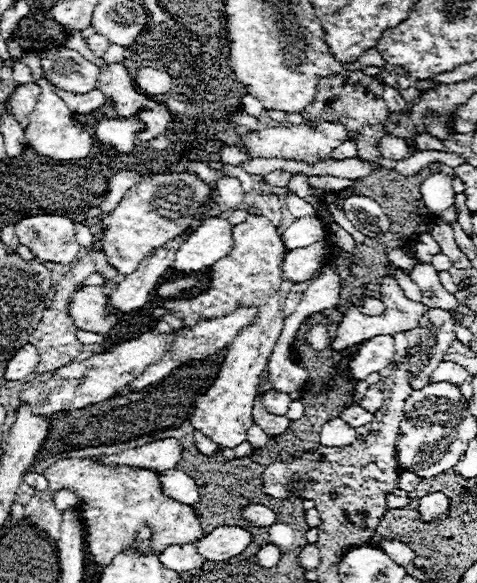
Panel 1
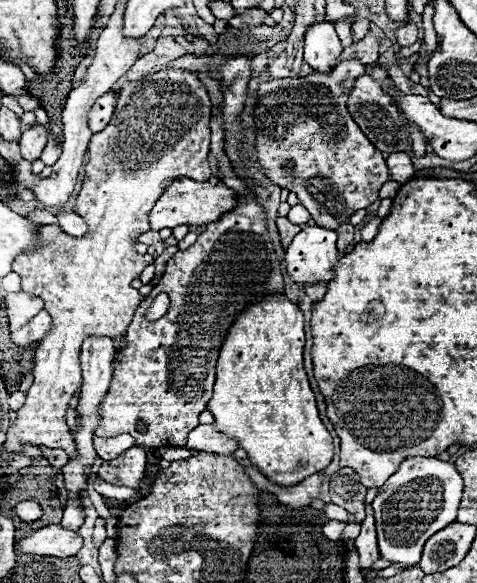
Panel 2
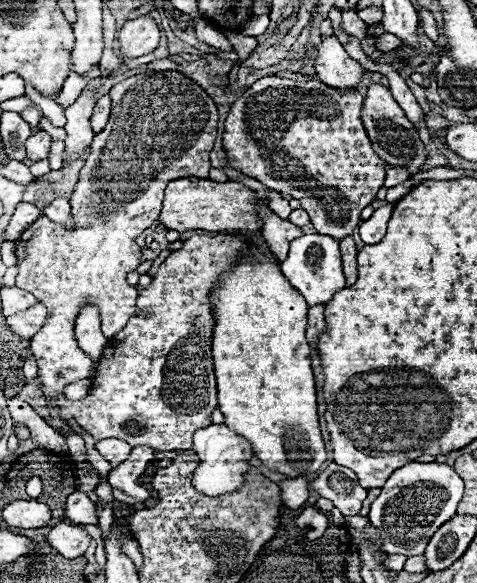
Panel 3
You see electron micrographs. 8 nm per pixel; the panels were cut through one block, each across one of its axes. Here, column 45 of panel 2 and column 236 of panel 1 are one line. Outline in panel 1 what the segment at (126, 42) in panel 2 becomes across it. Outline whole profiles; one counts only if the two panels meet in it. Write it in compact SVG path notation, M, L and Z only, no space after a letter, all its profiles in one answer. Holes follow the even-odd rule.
M224 176L224 178L220 178L220 180L218 180L216 188L218 188L216 206L214 206L212 210L208 210L208 212L206 212L206 218L210 218L210 216L220 216L224 210L238 206L238 204L244 200L244 192L242 192L240 182L238 182L236 178Z

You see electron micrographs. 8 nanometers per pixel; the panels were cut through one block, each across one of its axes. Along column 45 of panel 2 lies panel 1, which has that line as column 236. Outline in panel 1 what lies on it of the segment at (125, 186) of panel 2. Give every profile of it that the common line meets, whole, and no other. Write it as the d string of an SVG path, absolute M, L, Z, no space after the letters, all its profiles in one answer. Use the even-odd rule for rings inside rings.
M246 220L242 224L236 226L236 234L234 234L234 248L232 252L226 256L226 258L220 258L220 262L214 262L210 266L212 274L210 274L210 284L208 284L208 290L204 290L202 294L190 298L190 300L180 300L180 298L174 298L174 300L164 300L162 306L166 306L168 310L174 310L174 312L184 312L184 324L192 326L200 320L212 320L212 318L220 318L224 314L232 314L236 308L238 308L238 302L242 302L242 306L258 306L260 310L260 318L244 328L238 338L234 338L232 346L228 346L228 352L226 352L226 358L224 358L224 364L222 364L222 370L216 378L216 382L208 388L206 394L202 394L198 400L196 400L196 406L194 406L194 412L192 412L192 418L190 418L190 424L194 430L200 430L206 438L210 438L212 442L216 442L220 448L234 448L238 444L242 444L246 440L246 432L248 428L252 426L252 404L254 404L254 396L256 396L256 384L258 384L258 376L260 372L266 368L266 362L268 362L268 356L284 328L284 312L280 310L280 296L278 296L278 290L280 290L280 282L282 282L282 258L284 258L284 244L282 244L282 238L280 234L276 232L276 226L272 226L270 220Z

